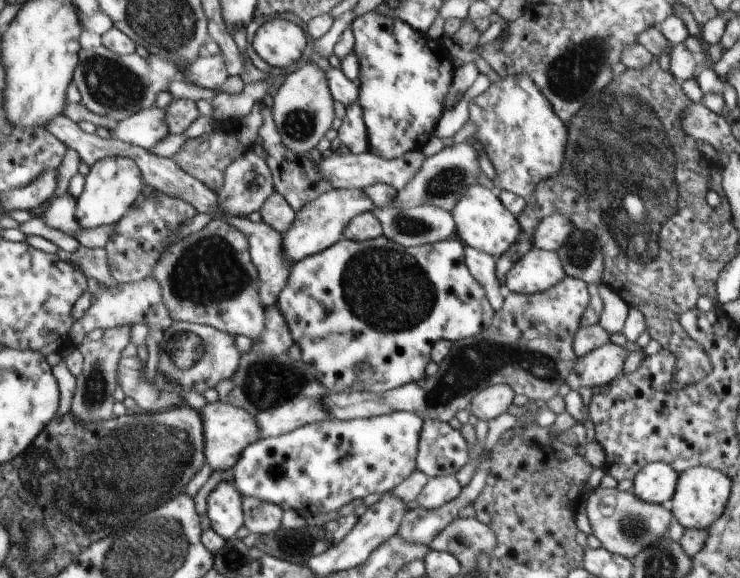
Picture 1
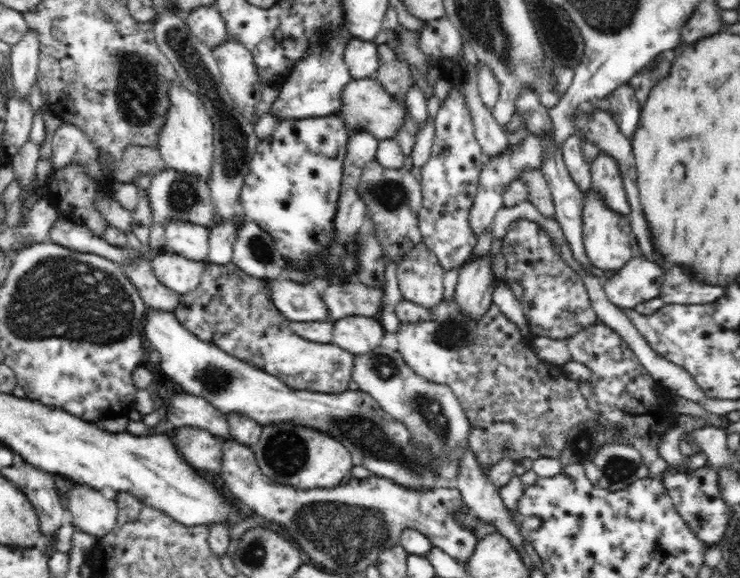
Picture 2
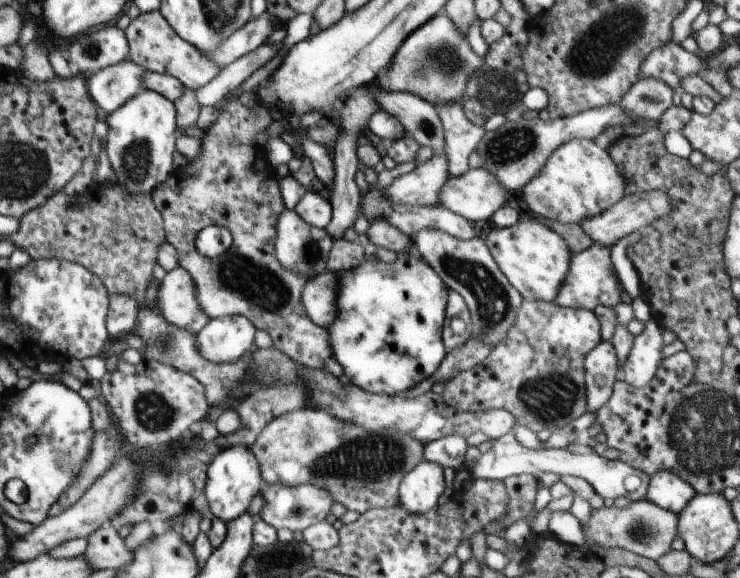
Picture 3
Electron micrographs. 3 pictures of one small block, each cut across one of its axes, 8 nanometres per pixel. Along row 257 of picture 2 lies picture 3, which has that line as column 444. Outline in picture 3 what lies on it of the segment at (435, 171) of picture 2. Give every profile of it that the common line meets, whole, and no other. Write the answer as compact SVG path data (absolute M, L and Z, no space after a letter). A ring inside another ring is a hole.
M449 432L444 438L424 445L424 459L436 462L444 469L459 471L464 468L467 448L465 436L460 432Z

